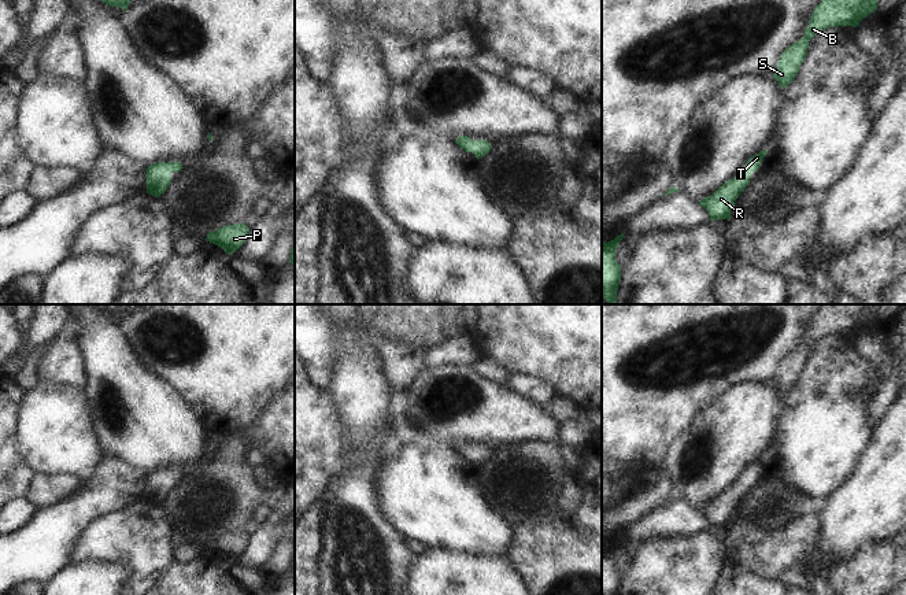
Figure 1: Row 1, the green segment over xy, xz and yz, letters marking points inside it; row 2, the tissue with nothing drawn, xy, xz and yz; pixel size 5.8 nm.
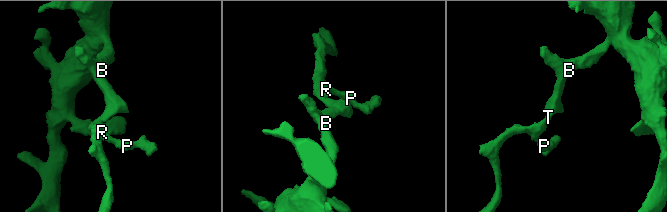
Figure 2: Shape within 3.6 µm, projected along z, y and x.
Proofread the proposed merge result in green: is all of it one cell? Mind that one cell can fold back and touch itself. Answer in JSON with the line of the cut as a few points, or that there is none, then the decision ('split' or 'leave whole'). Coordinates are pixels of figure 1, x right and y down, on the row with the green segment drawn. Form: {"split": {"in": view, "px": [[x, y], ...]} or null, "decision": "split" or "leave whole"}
{"split": null, "decision": "leave whole"}

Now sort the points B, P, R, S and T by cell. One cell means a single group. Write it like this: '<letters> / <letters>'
B P R S T

